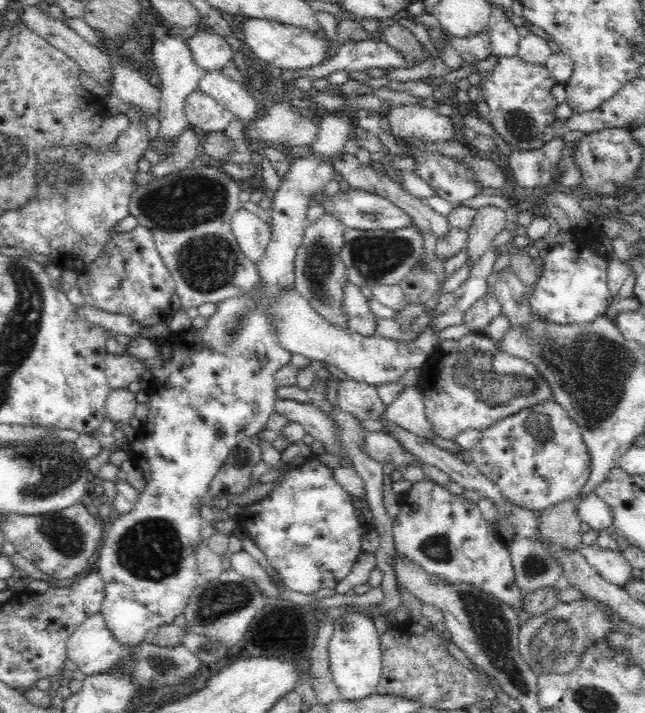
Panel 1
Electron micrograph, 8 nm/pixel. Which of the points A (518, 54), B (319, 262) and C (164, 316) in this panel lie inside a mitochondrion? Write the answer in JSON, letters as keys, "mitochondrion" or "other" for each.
{"A":"other","B":"mitochondrion","C":"other"}

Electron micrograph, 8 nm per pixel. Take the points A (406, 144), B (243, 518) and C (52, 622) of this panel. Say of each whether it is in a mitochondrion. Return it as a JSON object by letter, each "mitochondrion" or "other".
{"A":"other","B":"other","C":"other"}

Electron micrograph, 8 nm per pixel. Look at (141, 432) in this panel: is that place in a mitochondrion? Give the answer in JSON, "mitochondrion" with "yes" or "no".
{"mitochondrion":"no"}

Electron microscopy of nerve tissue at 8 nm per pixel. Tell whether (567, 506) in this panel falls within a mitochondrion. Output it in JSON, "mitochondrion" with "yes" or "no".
{"mitochondrion":"no"}

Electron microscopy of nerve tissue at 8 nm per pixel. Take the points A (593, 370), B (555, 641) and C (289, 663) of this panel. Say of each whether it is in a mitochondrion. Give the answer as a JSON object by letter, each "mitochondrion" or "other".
{"A":"mitochondrion","B":"mitochondrion","C":"other"}

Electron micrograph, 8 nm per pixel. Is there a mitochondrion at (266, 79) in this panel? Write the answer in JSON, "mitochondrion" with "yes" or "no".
{"mitochondrion":"no"}

